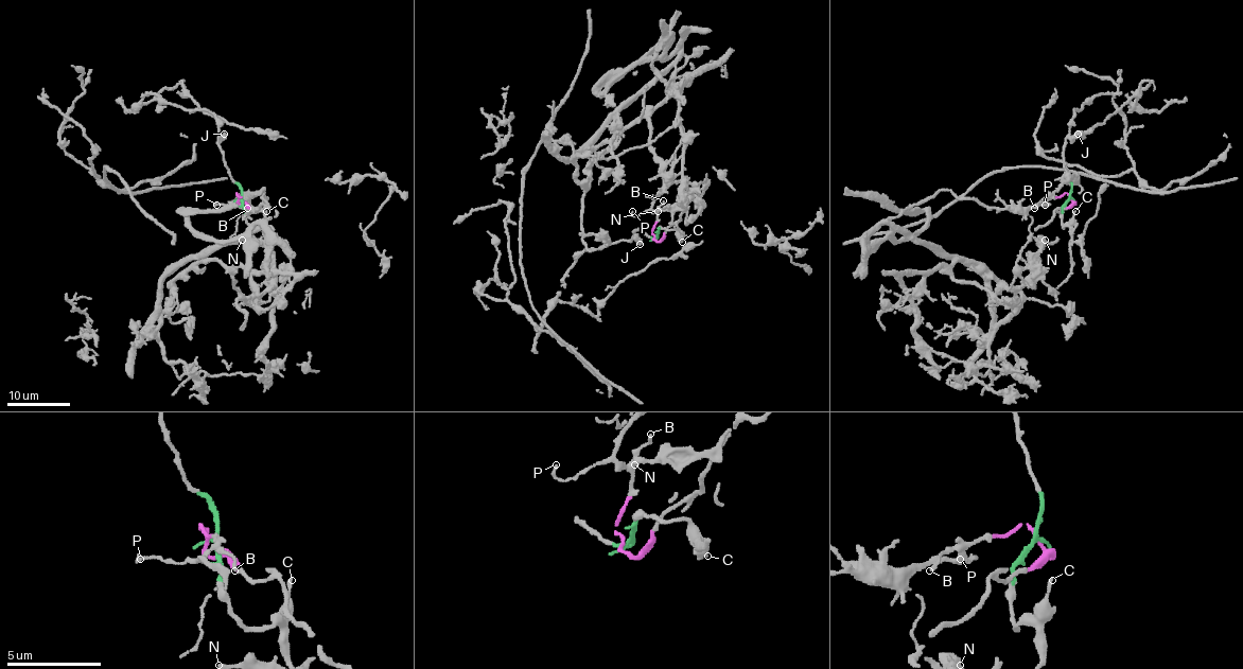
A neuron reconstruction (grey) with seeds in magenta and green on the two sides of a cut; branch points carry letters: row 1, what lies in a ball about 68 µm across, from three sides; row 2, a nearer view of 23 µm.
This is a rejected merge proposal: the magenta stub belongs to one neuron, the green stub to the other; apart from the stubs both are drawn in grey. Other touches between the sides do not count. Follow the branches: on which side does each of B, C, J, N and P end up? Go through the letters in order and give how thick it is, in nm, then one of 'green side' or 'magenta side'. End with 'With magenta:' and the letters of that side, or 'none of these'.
B: 140 nm | magenta side
C: 160 nm | green side
J: 480 nm | green side
N: 280 nm | magenta side
P: 160 nm | magenta side
With magenta: B, N, P

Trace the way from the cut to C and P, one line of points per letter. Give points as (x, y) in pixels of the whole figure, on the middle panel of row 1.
C: (654, 238), (659, 228), (675, 230), (682, 241)
P: (654, 236), (658, 214), (650, 210), (632, 216), (632, 211)

